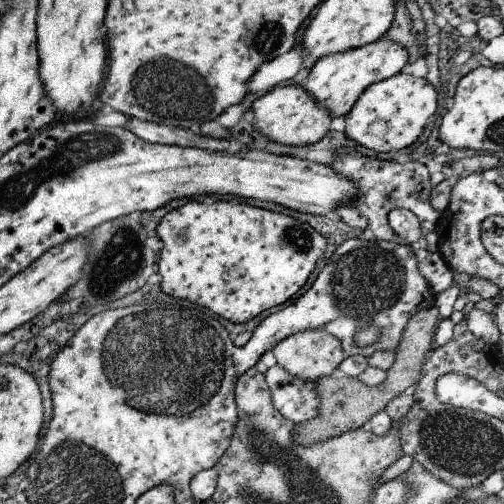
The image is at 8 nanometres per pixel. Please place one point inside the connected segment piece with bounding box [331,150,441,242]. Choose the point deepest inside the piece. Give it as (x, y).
(383, 186)

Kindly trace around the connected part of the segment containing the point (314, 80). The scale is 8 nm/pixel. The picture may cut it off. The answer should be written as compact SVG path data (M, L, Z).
M377 40L363 48L347 50L341 54L329 54L327 58L317 60L313 68L309 70L307 78L301 82L301 88L309 92L309 96L313 96L317 104L323 104L325 108L329 108L333 118L343 118L349 114L349 110L353 110L355 102L369 86L399 74L399 70L407 64L407 60L409 60L407 52L399 44Z

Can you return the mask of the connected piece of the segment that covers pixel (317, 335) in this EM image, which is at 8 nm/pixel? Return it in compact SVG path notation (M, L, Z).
M305 330L305 332L293 334L283 342L279 342L271 350L271 354L275 358L275 366L281 366L283 370L287 370L287 374L299 378L301 382L311 382L311 384L317 384L323 376L329 376L345 360L345 352L341 350L341 340L337 340L335 336L323 330L321 332Z

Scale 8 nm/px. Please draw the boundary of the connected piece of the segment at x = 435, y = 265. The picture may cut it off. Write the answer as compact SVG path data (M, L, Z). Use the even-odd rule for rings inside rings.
M415 250L413 254L417 256L419 272L433 286L433 294L441 294L453 284L453 270L447 266L447 262L443 262L439 254L431 254L425 250Z

